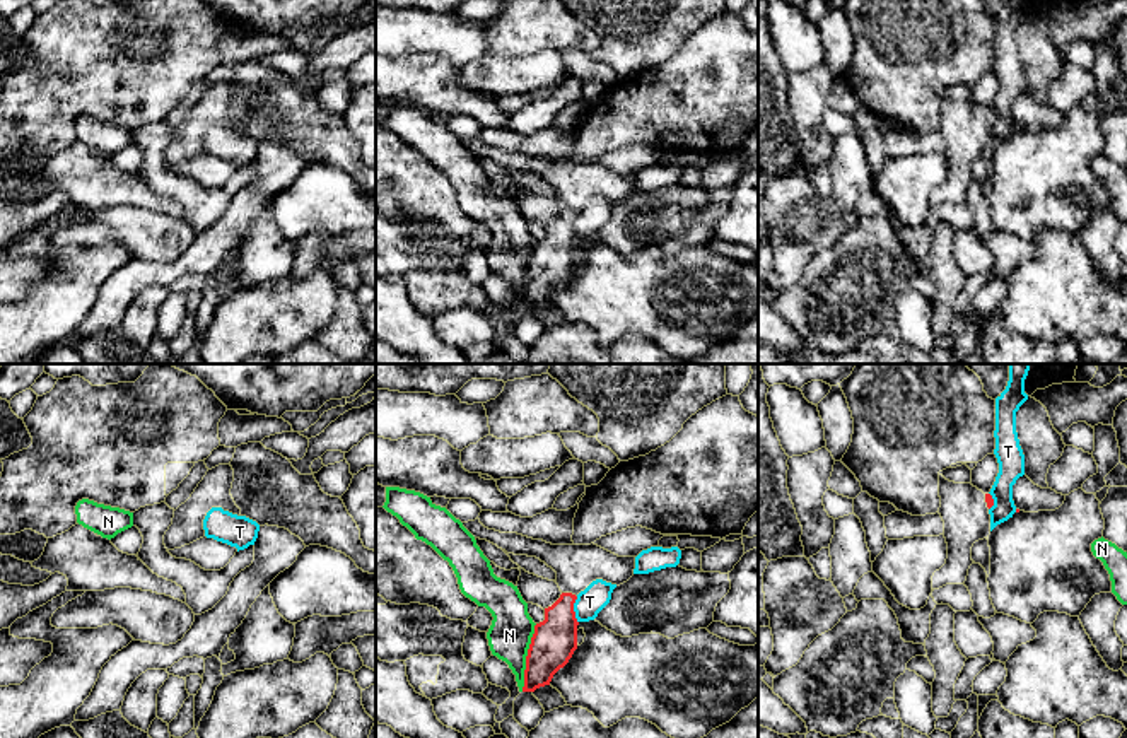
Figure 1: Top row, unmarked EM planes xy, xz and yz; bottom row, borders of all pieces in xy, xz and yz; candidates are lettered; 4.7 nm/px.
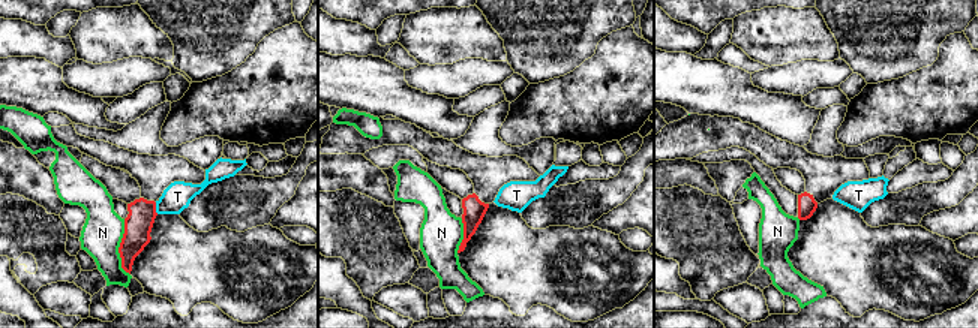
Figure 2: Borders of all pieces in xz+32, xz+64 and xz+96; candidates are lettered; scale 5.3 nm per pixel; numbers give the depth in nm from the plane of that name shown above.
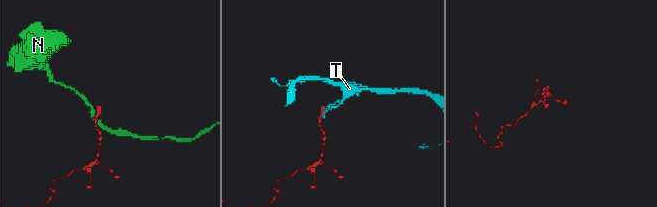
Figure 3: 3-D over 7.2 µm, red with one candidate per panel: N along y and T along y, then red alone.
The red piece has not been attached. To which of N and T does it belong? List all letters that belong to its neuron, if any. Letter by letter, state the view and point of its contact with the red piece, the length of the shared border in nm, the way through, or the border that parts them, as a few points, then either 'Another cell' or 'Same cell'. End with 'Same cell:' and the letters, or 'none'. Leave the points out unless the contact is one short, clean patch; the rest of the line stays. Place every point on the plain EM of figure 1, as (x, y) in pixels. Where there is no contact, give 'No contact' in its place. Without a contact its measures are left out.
N: Touches red at xz (526, 275). Shared border 320 nm. Boundary: xz (537, 241), (531, 251), (521, 308). Another cell
T: Touches red at xz (572, 228). Shared border 130 nm. Boundary: xz (576, 214), (574, 234), (578, 240). Another cell
Same cell: none

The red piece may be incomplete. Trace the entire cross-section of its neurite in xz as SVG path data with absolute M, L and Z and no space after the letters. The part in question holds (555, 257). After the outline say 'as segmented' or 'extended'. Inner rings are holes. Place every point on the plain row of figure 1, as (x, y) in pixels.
M480 137L463 140L480 157L487 157L507 171L536 174L557 190L560 215L545 226L545 237L534 243L526 273L523 309L550 302L577 266L577 212L593 198L603 196L623 202L634 193L635 174L618 174L594 161L552 162L517 150L500 150L485 145Z | extended

